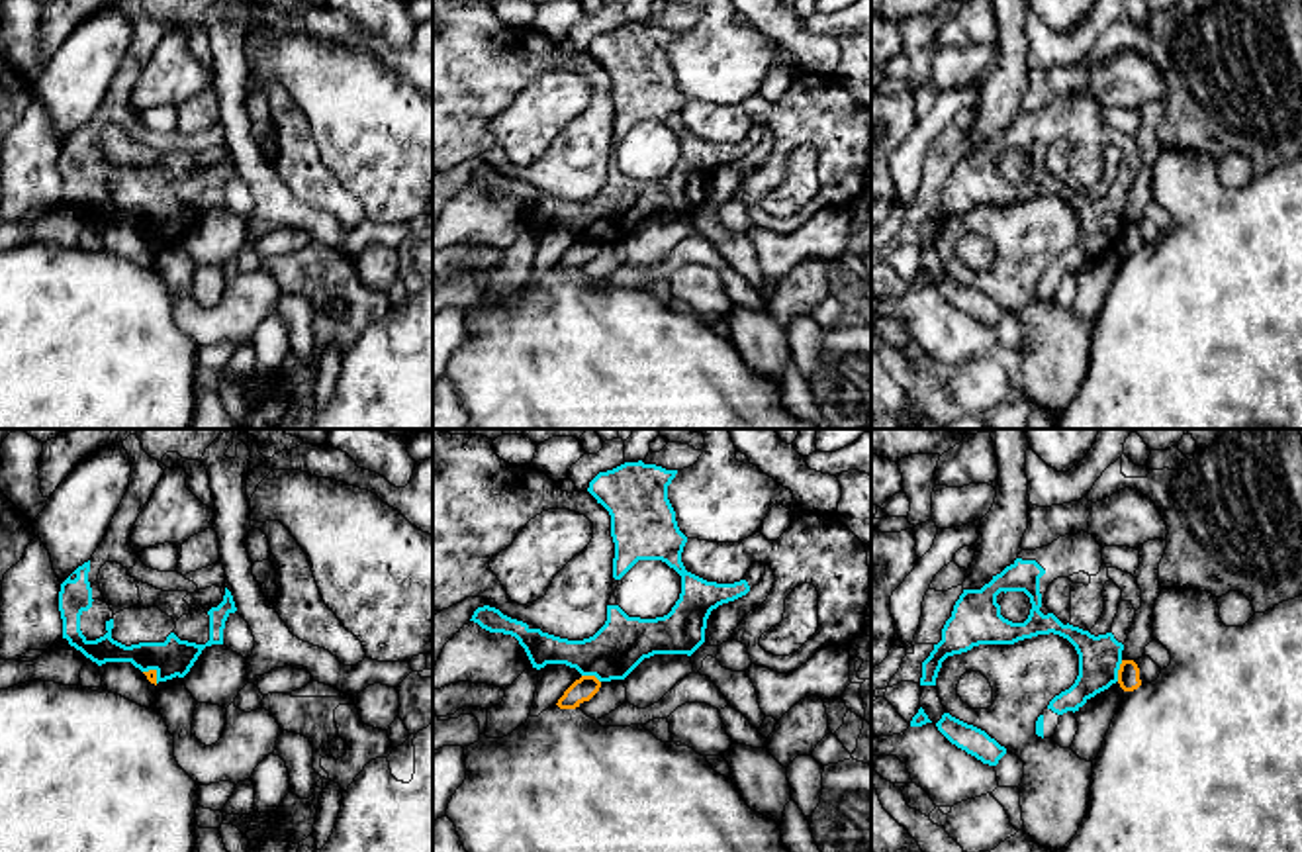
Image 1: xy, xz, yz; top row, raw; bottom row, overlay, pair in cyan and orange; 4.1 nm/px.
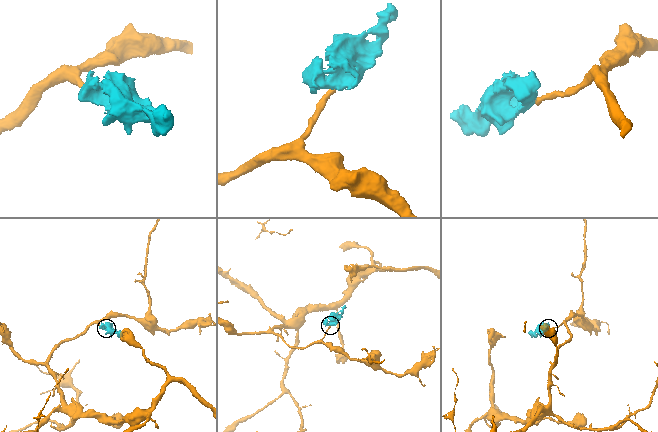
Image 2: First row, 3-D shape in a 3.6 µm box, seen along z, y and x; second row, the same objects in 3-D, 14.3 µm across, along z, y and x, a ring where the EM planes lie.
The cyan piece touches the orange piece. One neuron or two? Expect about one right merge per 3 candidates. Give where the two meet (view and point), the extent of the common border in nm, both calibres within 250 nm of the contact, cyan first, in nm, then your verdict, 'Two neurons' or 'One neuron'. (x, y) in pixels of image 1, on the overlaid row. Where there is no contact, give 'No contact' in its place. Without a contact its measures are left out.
Touches cyan at yz (1118, 668). Shared border 90 nm. Thickness 180 nm (cyan) against 100 nm. Two neurons

